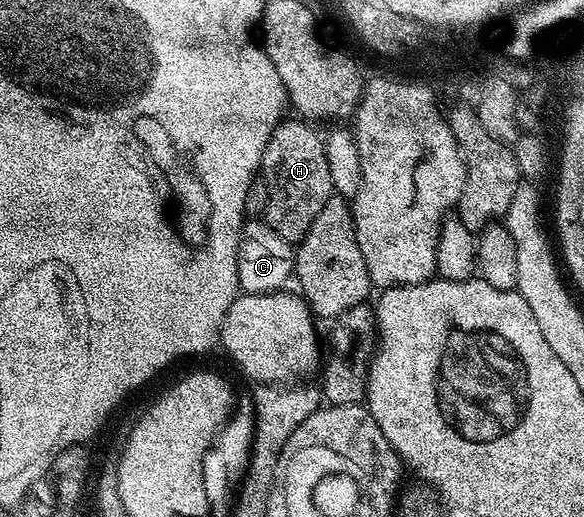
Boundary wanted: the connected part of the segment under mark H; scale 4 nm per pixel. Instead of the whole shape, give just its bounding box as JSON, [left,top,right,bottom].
[260,118,334,245]

